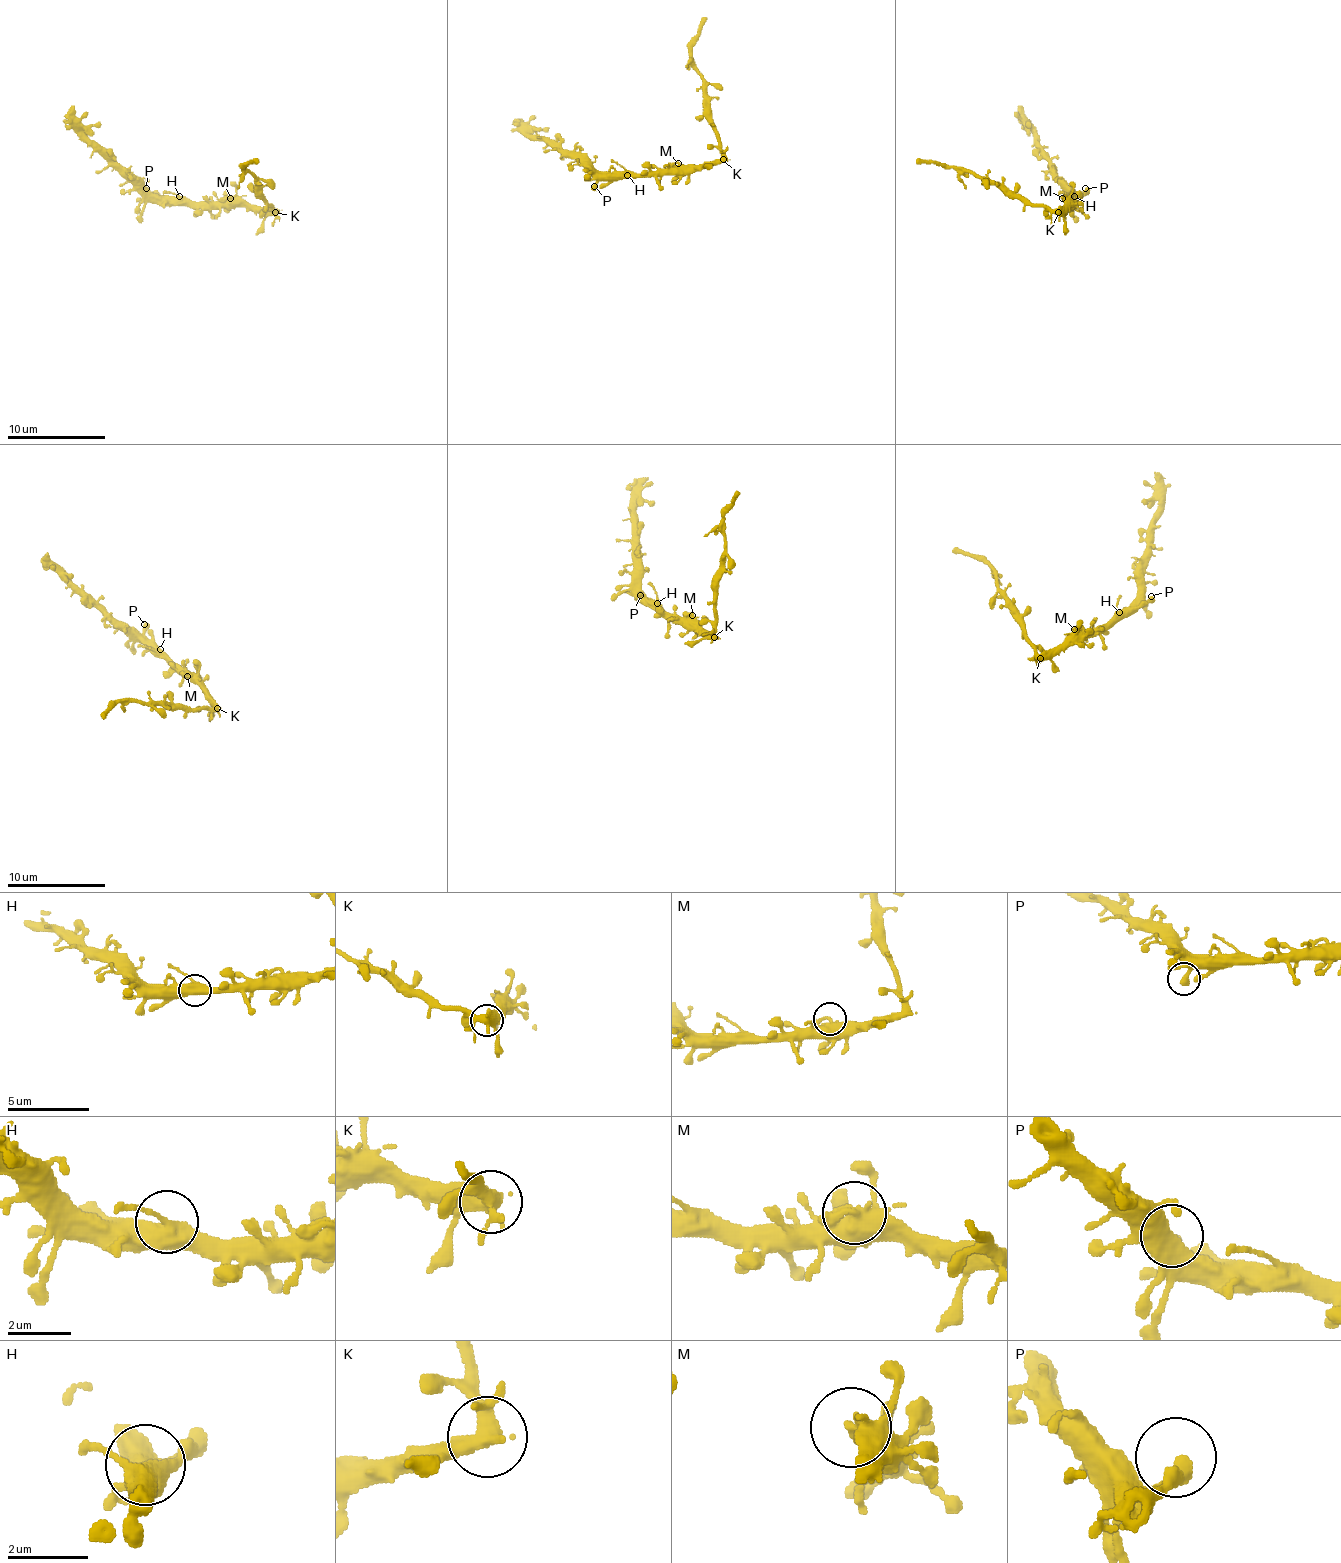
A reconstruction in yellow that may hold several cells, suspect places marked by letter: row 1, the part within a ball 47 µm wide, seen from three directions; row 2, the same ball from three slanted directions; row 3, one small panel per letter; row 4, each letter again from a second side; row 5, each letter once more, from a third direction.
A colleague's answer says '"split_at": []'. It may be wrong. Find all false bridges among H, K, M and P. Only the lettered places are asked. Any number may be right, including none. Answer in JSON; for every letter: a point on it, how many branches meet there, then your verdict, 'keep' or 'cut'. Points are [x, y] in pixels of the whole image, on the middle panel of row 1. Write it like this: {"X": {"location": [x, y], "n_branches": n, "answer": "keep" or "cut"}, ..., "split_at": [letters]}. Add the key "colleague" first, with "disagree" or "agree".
{"colleague": "disagree", "H": {"location": [627, 175], "n_branches": 3, "answer": "keep"}, "K": {"location": [723, 159], "n_branches": 3, "answer": "cut"}, "M": {"location": [678, 163], "n_branches": 3, "answer": "keep"}, "P": {"location": [594, 186], "n_branches": 1, "answer": "keep"}, "split_at": ["K"]}

